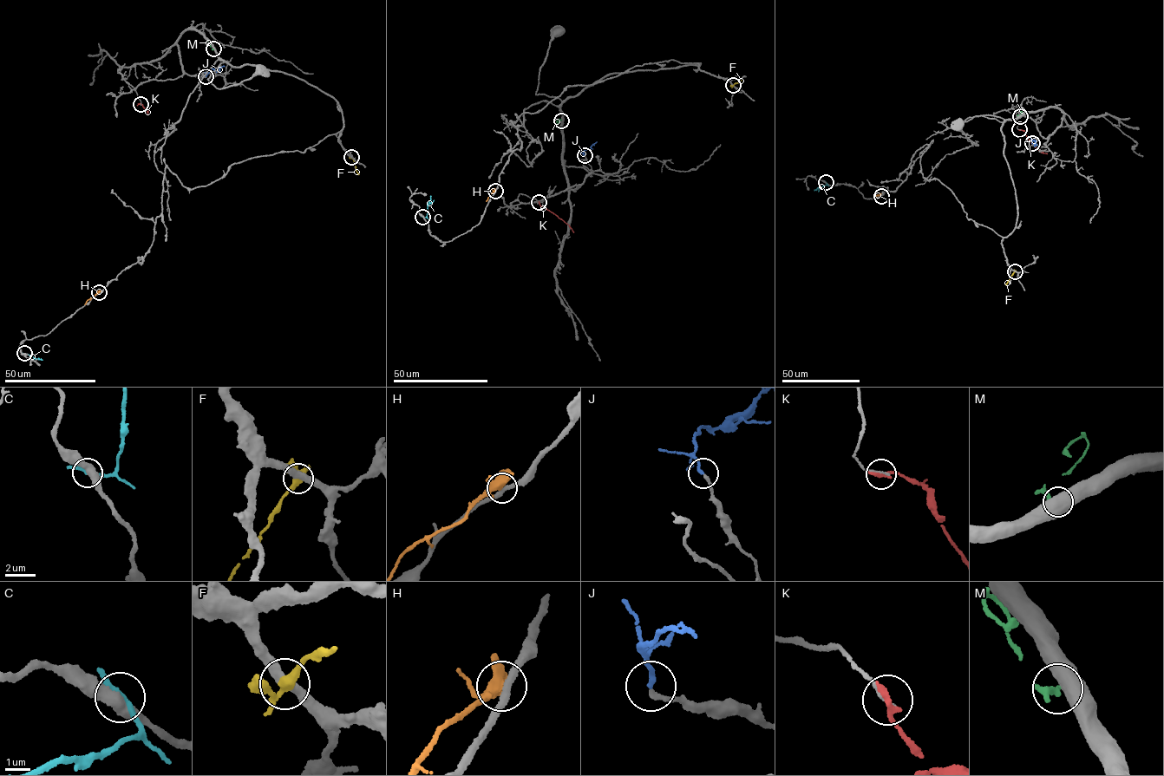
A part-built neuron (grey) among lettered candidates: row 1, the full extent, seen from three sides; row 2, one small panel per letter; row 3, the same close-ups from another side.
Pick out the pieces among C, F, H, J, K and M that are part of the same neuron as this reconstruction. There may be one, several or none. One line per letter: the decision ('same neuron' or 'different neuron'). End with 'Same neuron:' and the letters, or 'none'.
C: different neuron
F: different neuron
H: different neuron
J: same neuron
K: different neuron
M: different neuron
Same neuron: J

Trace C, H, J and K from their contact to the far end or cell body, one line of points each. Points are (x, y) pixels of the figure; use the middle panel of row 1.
C: (422, 217), (427, 216), (430, 195)
H: (495, 191), (486, 201)
J: (585, 155), (585, 149), (597, 141)
K: (539, 202), (542, 208), (569, 224), (573, 232)

